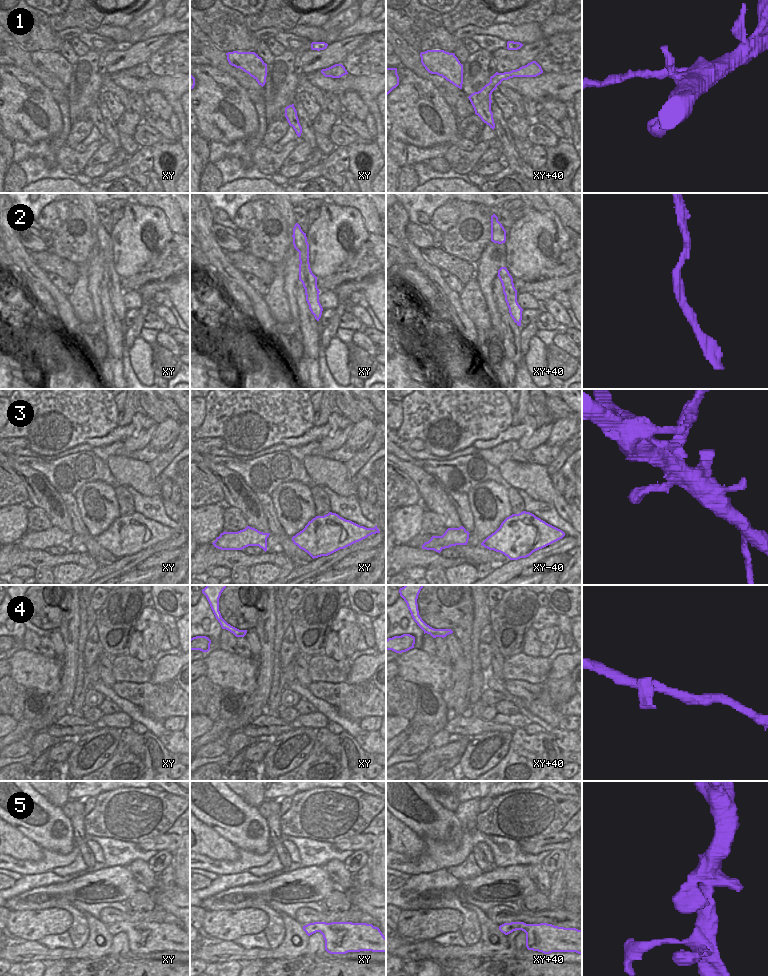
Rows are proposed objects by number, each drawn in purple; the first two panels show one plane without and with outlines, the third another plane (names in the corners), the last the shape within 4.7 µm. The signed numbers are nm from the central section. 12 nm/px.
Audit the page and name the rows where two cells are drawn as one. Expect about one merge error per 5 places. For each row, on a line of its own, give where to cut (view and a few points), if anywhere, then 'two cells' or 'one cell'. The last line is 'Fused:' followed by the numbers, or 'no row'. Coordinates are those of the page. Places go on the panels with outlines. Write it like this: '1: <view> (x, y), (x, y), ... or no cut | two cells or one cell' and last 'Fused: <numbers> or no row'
1: no cut | one cell
2: no cut | one cell
3: no cut | one cell
4: xy+40 (431, 634), (440, 636) | two cells
5: no cut | one cell
Fused: 4

